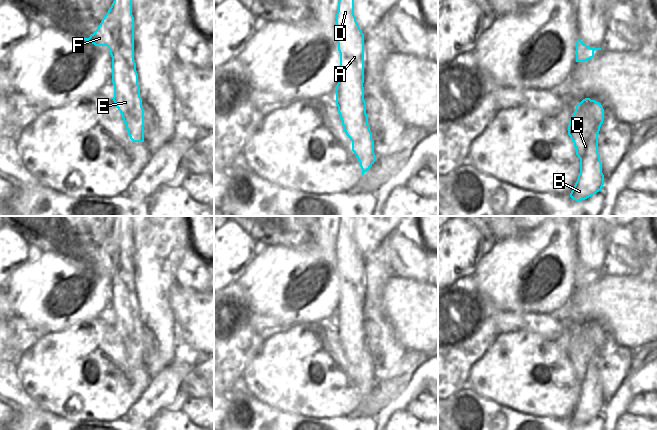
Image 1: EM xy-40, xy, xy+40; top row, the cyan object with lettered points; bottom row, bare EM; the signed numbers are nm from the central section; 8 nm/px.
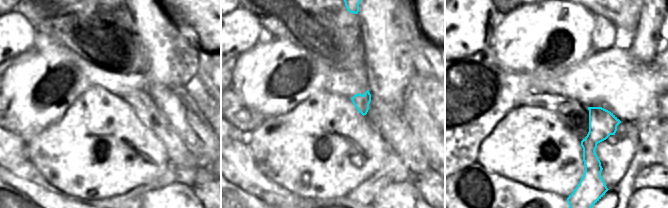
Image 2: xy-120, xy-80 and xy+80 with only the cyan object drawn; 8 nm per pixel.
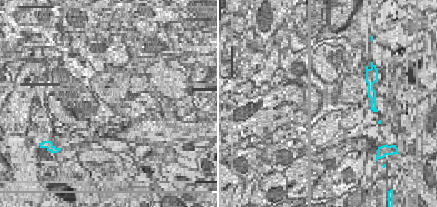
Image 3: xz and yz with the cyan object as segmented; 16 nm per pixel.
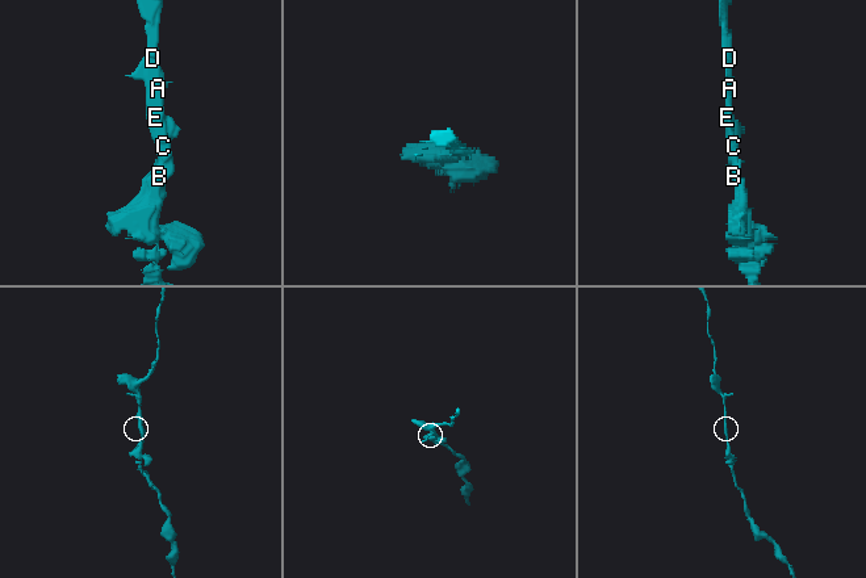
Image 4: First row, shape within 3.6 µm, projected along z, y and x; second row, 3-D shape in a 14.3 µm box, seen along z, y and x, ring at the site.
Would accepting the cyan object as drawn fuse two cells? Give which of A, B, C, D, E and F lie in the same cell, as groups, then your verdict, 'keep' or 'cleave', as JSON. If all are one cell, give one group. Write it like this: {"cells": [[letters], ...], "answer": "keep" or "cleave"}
{"cells": [["A", "B", "C", "D", "E", "F"]], "answer": "keep"}

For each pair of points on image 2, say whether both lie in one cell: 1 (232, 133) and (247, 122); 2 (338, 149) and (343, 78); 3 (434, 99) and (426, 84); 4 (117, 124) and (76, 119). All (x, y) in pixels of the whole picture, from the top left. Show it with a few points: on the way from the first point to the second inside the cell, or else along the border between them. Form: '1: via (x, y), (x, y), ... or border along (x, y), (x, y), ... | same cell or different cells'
1: border along (231, 125), (246, 137) | different cells
2: border along (327, 90), (350, 99) | different cells
3: via (434, 95), (430, 88) | same cell
4: via (107, 126), (86, 126) | same cell

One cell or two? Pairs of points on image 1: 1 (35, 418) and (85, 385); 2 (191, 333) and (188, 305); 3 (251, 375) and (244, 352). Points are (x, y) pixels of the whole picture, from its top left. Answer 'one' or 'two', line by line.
1: two
2: one
3: two

